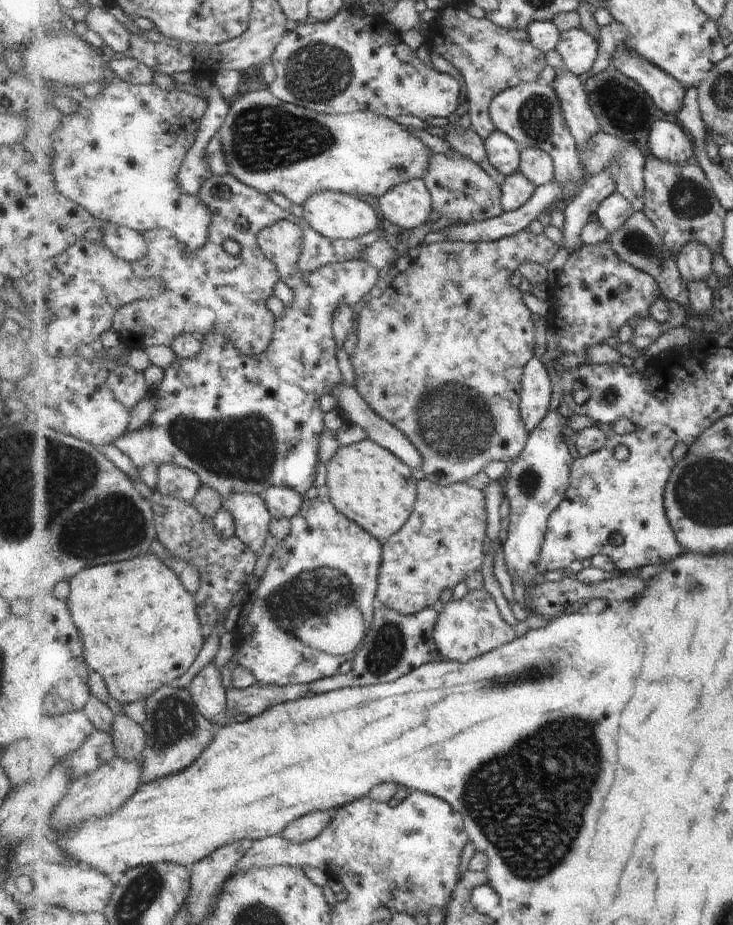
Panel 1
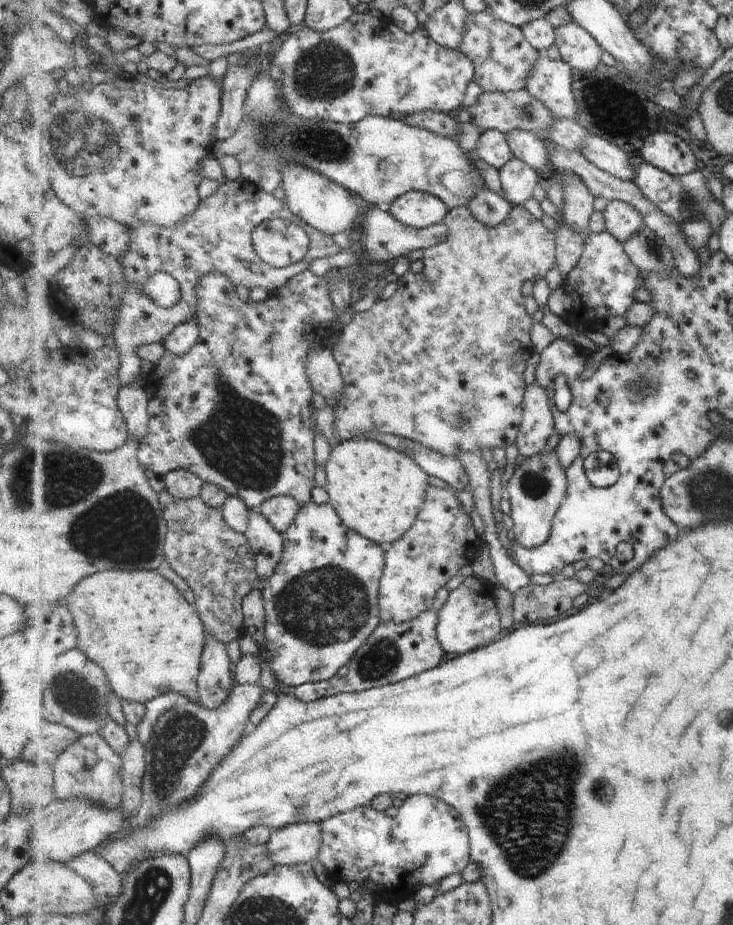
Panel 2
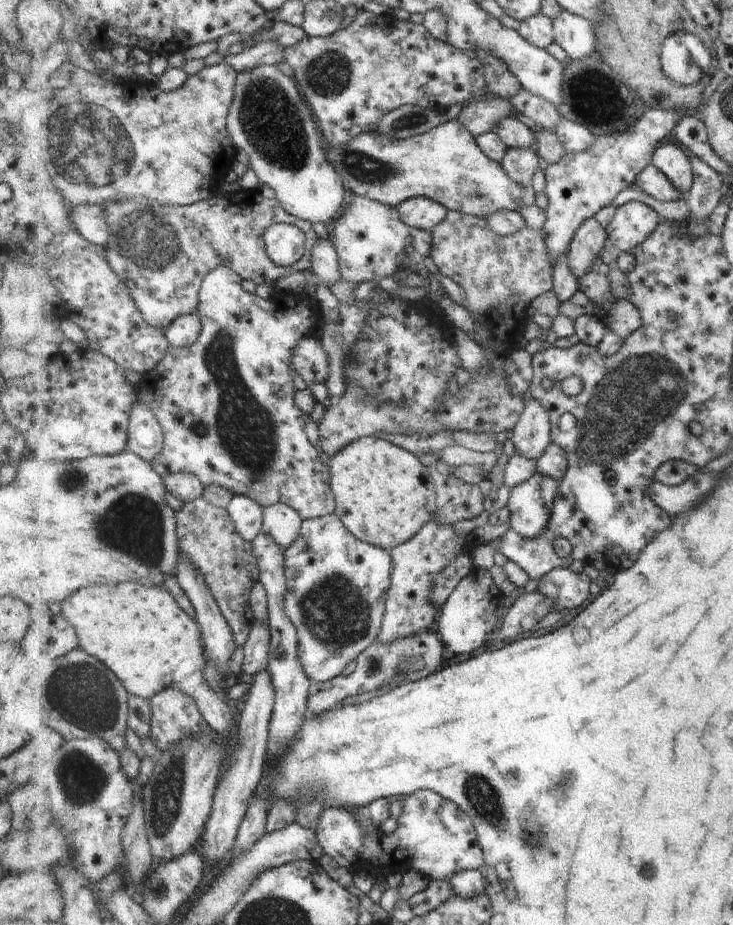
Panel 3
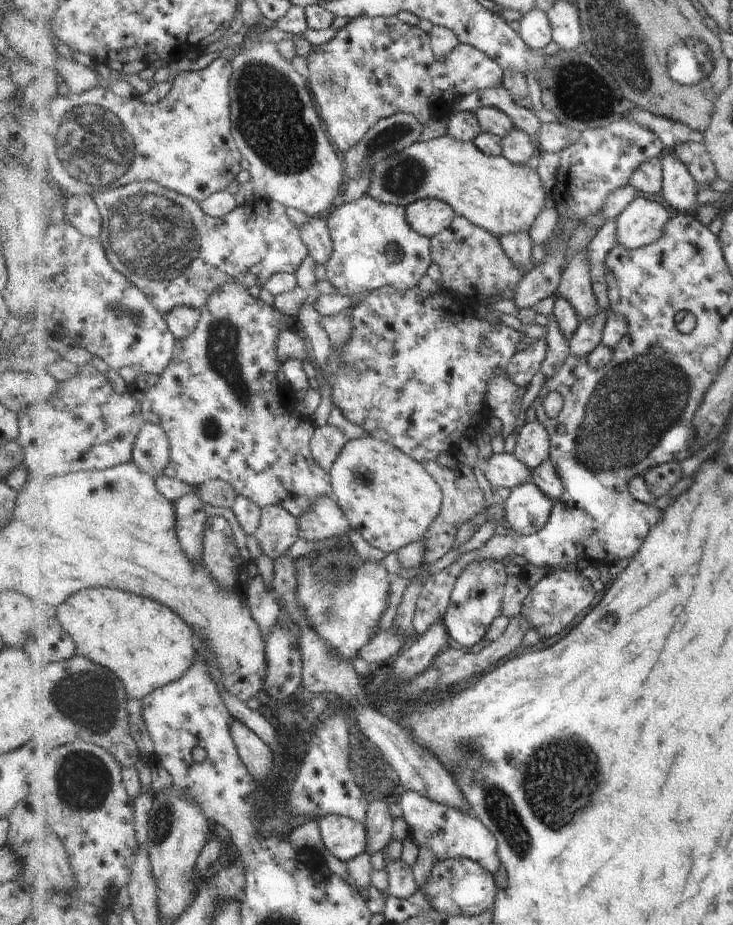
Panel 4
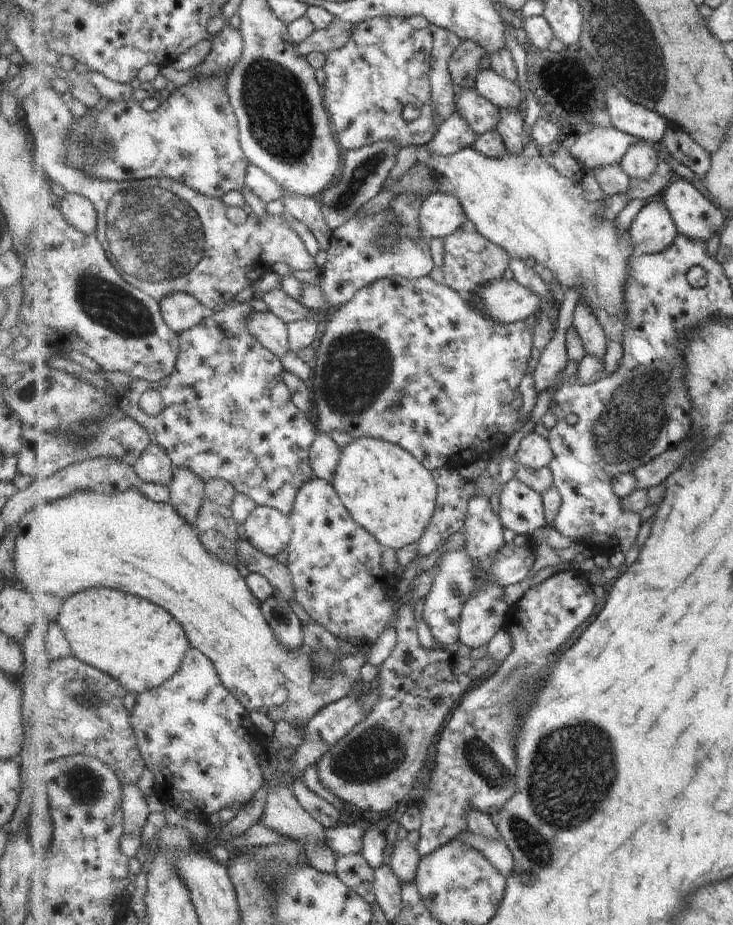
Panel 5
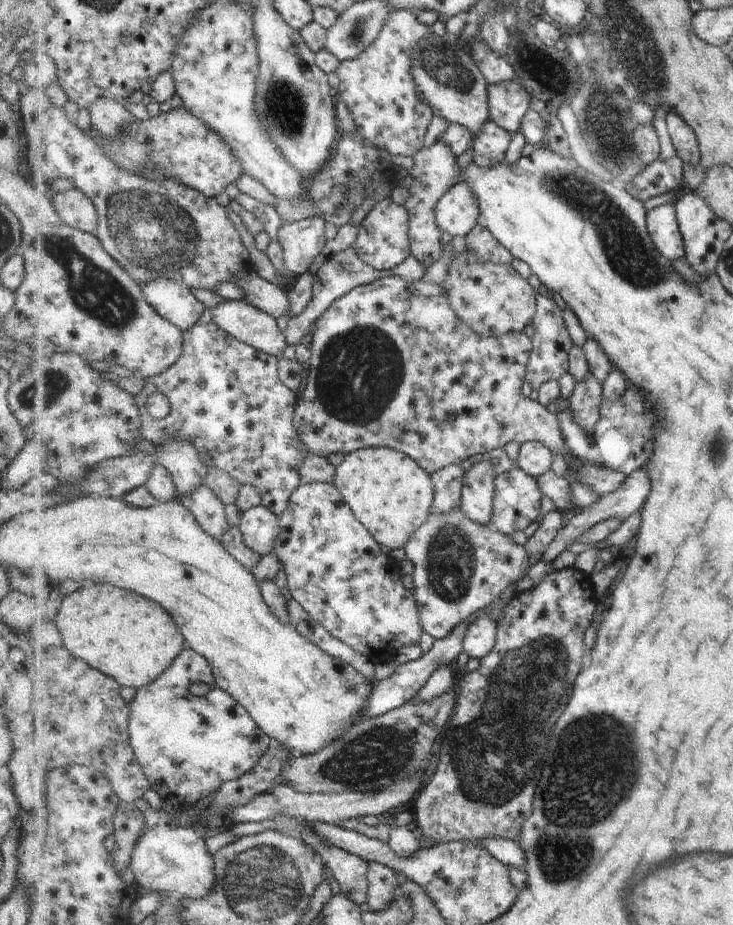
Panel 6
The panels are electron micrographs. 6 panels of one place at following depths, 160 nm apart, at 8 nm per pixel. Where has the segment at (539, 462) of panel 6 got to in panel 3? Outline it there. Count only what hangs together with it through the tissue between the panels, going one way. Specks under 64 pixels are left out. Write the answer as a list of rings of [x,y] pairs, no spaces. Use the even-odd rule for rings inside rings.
[[[531,398],[512,430],[515,453],[538,461],[552,442],[552,422],[549,413],[538,400]]]

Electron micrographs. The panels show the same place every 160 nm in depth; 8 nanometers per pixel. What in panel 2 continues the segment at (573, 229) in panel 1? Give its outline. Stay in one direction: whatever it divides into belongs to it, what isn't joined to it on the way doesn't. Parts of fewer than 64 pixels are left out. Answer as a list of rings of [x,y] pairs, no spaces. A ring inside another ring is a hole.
[[[564,223],[555,232],[557,246],[557,267],[564,279],[571,274],[571,270],[579,264],[584,252],[585,237],[581,232],[573,230]]]

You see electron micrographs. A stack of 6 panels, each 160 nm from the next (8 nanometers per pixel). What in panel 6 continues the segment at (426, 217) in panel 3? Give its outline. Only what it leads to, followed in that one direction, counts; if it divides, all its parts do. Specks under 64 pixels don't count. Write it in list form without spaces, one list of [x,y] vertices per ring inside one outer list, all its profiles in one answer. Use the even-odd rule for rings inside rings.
[[[459,180],[436,204],[436,221],[452,236],[466,237],[480,222],[480,200],[467,181]]]

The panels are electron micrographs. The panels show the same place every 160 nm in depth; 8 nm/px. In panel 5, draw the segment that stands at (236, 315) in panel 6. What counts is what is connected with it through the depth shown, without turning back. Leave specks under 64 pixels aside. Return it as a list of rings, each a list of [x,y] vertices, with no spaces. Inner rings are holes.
[[[253,311],[248,320],[248,329],[256,339],[273,354],[283,356],[291,351],[287,323],[271,311]]]

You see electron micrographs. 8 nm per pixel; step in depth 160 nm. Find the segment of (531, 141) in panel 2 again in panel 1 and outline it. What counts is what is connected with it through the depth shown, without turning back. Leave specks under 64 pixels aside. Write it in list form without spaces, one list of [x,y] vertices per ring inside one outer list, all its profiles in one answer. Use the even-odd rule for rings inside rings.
[[[522,147],[520,168],[523,174],[537,187],[553,182],[555,163],[553,157],[537,147]]]

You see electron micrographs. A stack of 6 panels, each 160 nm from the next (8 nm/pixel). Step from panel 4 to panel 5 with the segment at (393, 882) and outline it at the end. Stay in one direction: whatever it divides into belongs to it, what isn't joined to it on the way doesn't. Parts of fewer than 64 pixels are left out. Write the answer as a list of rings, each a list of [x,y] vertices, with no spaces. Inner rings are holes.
[[[407,839],[396,841],[388,850],[390,865],[403,884],[415,882],[416,872],[422,859],[417,846],[412,845]]]

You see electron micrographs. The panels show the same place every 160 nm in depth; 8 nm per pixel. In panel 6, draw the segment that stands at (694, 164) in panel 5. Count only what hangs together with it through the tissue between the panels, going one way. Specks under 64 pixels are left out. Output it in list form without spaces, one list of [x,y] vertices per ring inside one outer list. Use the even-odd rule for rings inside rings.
[[[675,111],[667,115],[666,121],[677,154],[684,162],[699,164],[701,162],[700,142],[692,126],[689,126],[689,123]]]

